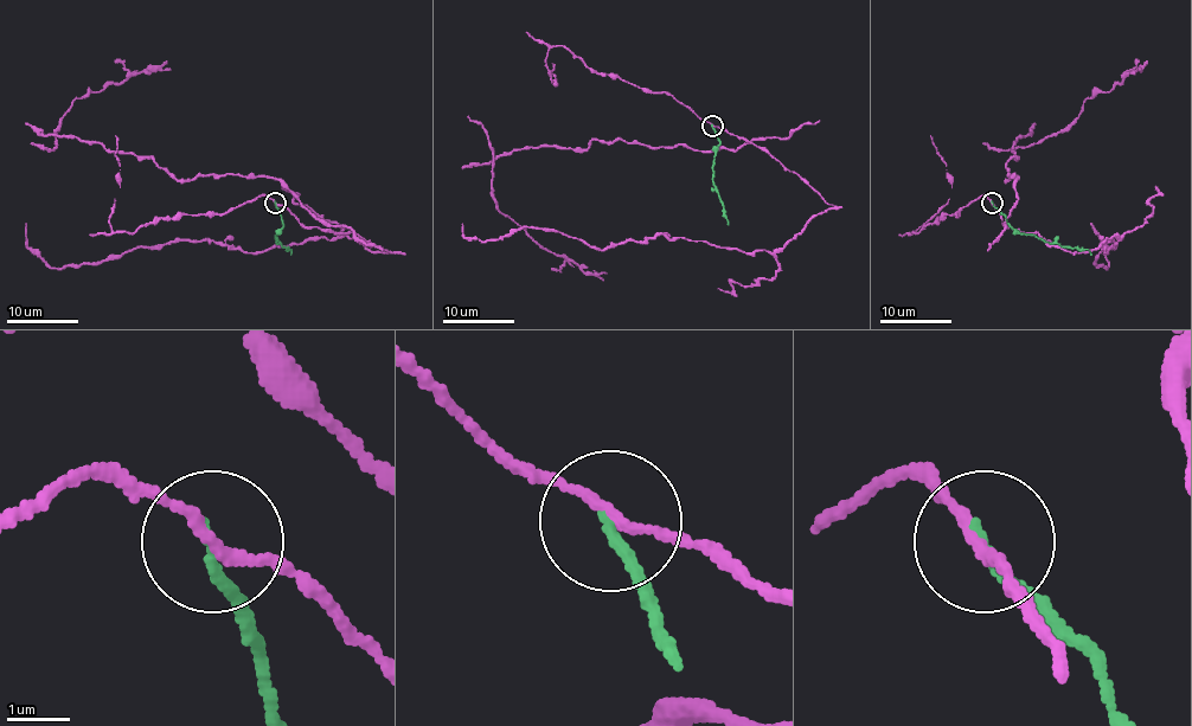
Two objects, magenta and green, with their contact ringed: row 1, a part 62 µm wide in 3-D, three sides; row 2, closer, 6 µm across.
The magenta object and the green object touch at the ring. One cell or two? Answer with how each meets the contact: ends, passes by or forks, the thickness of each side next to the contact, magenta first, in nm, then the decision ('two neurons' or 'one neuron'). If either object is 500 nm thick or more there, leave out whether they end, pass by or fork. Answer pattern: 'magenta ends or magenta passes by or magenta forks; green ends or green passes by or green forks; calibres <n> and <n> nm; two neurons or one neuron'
magenta passes by; green ends; calibres 160 and 160 nm; two neurons

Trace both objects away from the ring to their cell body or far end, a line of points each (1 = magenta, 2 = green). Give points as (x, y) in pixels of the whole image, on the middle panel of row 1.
1: (712, 124), (833, 206), (771, 252), (657, 235), (597, 249), (536, 227), (486, 241), (462, 224)
2: (712, 124), (719, 143), (715, 154), (712, 185), (726, 224)

